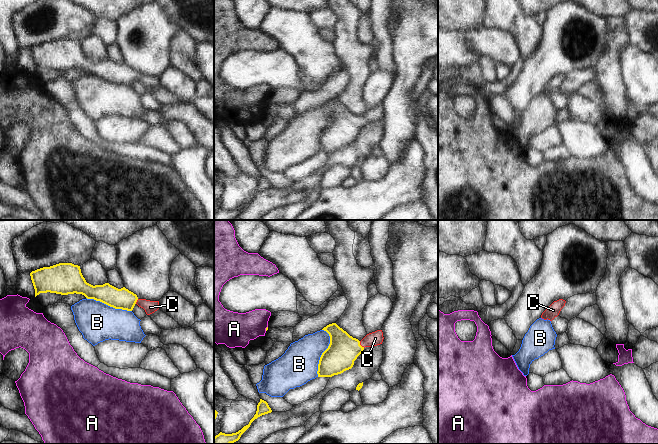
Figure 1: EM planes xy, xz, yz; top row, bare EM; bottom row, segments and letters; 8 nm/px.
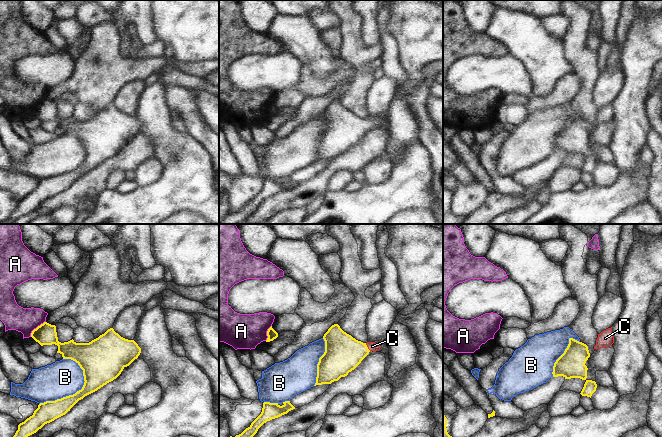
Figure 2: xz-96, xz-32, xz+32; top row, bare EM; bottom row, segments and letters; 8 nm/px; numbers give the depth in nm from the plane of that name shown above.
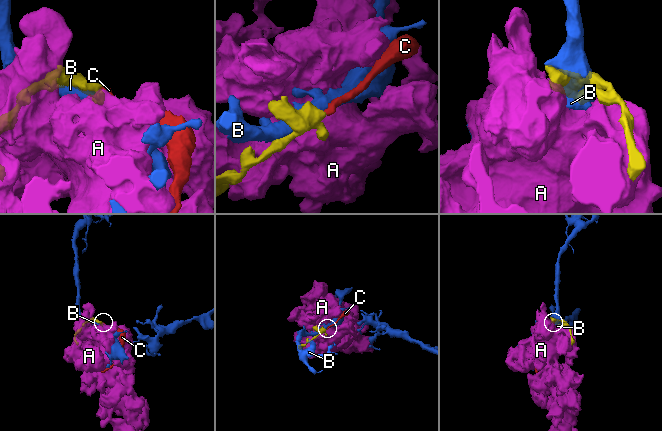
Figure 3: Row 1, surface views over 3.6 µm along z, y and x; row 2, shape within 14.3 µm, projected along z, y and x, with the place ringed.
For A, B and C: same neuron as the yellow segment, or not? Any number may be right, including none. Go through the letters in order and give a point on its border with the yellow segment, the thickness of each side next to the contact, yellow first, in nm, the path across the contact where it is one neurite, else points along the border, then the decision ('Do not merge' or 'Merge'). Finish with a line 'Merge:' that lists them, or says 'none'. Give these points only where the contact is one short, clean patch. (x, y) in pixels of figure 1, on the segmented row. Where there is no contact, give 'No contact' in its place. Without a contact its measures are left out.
A: Touches yellow at xz (266, 328). Thickness 20 nm (yellow) against 280 nm. Do not merge
B: Touches yellow at xz (322, 353). Thickness 240 nm (yellow) against 300 nm. Do not merge
C: Touches yellow at xz (360, 345). Thickness 240 nm (yellow) against 110 nm. Path across: xz (343, 350), (360, 345), (375, 338). Merge
Merge: C

